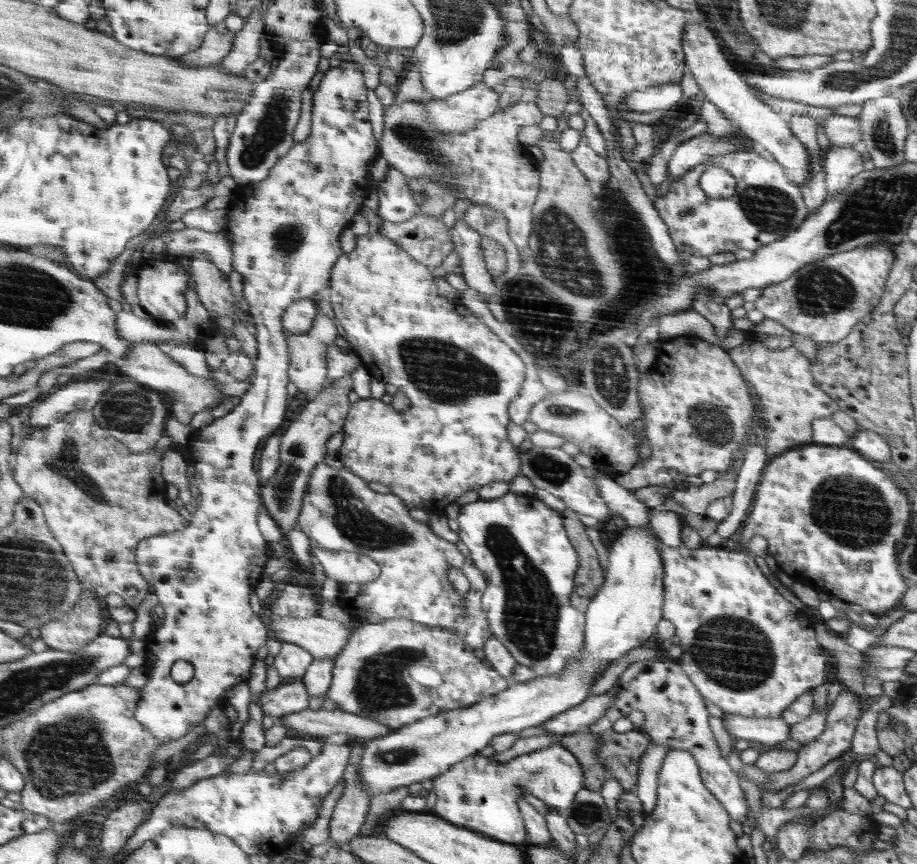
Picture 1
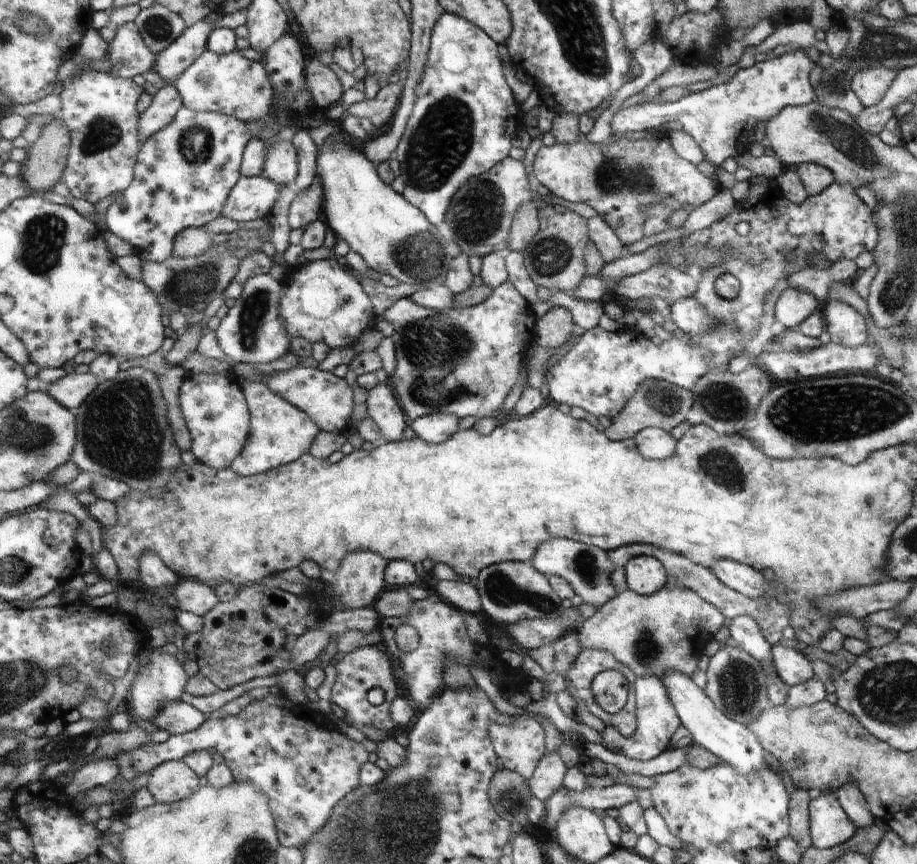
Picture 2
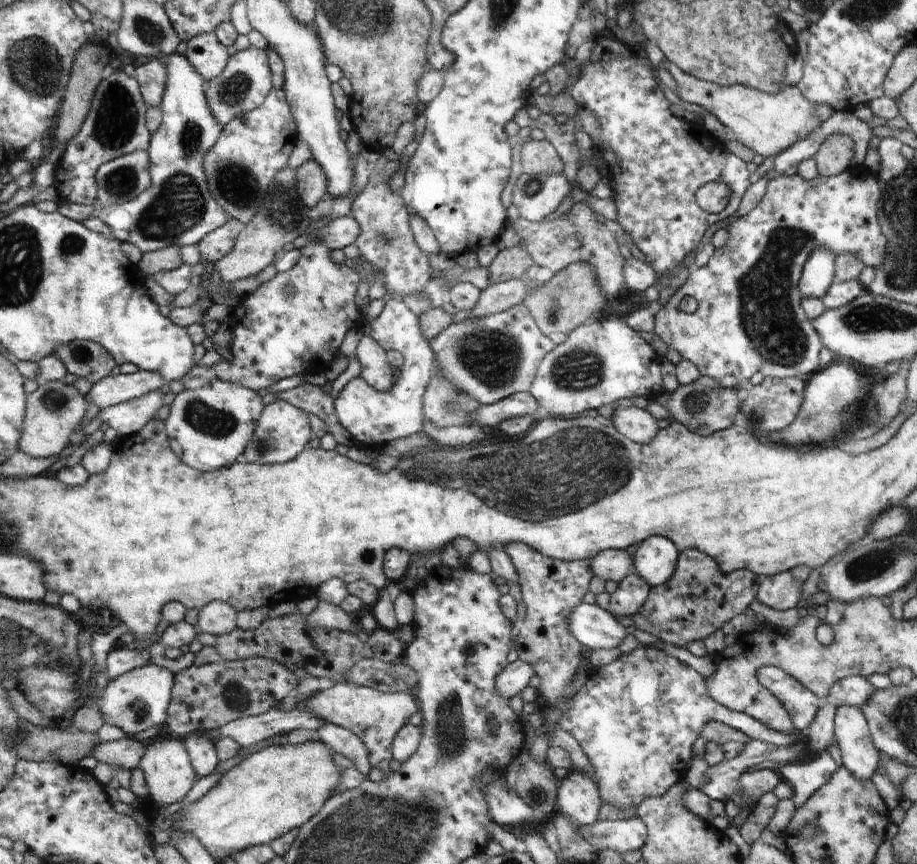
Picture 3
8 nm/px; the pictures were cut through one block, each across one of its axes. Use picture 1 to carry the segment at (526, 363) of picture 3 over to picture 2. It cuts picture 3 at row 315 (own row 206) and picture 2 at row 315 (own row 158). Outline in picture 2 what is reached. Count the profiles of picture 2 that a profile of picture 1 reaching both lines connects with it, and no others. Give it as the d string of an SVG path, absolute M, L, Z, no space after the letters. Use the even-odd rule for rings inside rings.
M508 280L493 289L492 294L484 302L468 308L456 309L446 307L429 309L412 302L409 297L397 300L382 316L394 325L395 331L391 339L394 341L395 351L397 352L397 365L392 378L390 378L390 384L392 388L394 388L396 398L400 406L402 406L402 410L404 410L408 421L411 422L418 417L440 413L455 414L461 419L465 416L476 416L478 419L485 416L498 416L496 412L502 408L506 396L508 396L510 390L512 390L512 386L520 380L520 372L522 372L522 368L524 368L524 358L526 358L526 348L528 348L528 344L534 340L534 312L532 312L532 307L533 306L530 306L530 304L526 302L526 298L523 297L521 291L513 285L513 282Z

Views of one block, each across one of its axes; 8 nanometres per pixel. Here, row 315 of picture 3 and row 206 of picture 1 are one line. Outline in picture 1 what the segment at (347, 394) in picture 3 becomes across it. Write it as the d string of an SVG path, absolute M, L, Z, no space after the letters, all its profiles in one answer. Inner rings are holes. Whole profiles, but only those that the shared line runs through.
M392 164L388 168L386 178L378 181L378 185L376 193L379 198L379 208L376 213L382 220L404 222L418 213L419 207L412 198L407 178Z

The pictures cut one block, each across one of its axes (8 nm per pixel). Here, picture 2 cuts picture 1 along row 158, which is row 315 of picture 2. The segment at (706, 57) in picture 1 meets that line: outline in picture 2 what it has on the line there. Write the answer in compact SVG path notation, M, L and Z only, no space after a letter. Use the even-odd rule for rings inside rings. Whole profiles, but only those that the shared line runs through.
M787 287L775 303L775 320L779 328L797 329L822 303L810 292Z

